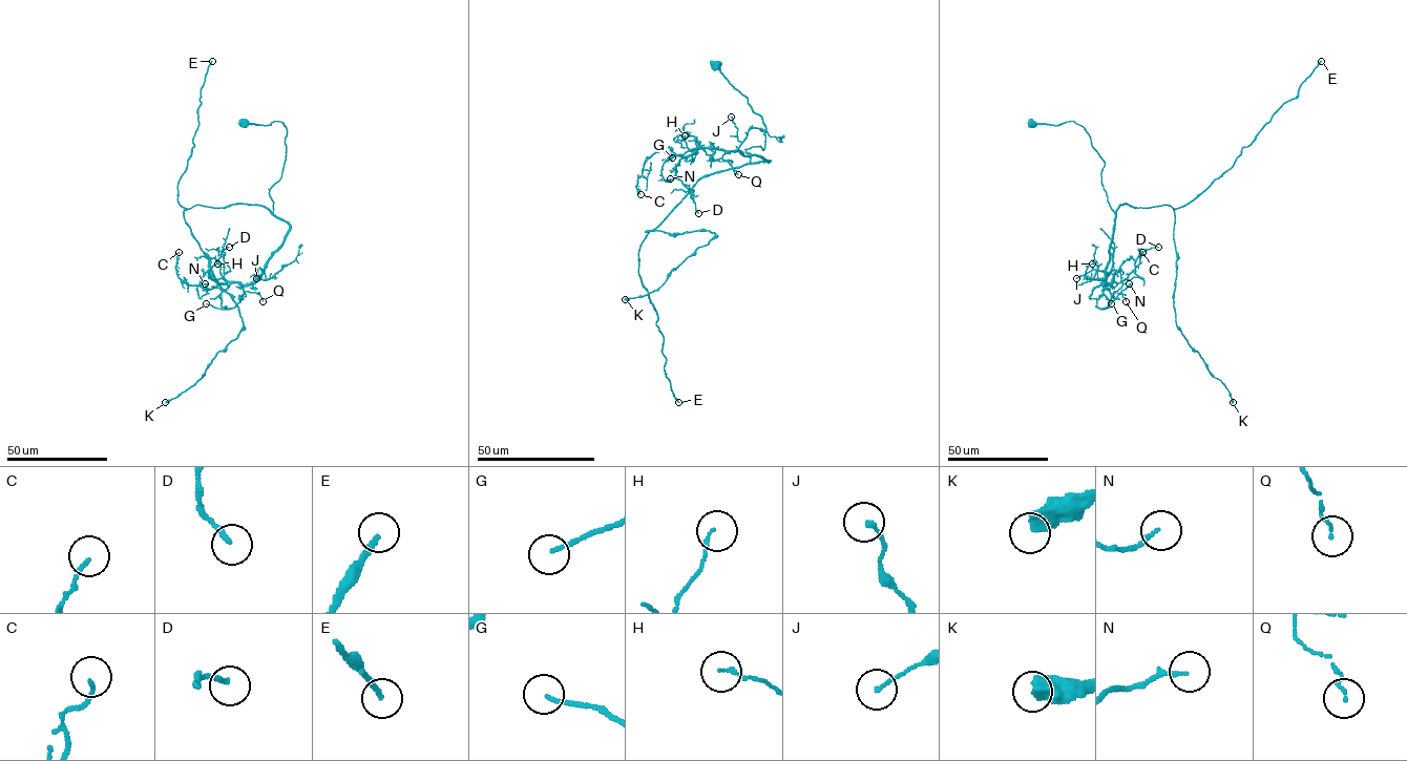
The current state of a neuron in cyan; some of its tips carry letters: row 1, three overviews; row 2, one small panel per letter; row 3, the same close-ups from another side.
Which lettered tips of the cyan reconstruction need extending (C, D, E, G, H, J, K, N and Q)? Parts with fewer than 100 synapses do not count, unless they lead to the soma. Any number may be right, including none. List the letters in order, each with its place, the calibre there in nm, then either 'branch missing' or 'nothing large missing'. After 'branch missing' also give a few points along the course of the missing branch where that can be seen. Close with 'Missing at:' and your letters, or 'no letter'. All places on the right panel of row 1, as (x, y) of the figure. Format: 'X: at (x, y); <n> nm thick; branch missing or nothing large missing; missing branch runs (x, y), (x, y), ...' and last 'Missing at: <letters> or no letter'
C: at (1142, 252); 120 nm thick; nothing large missing
D: at (1158, 247); 170 nm thick; nothing large missing
E: at (1321, 61); 170 nm thick; branch missing; missing branch runs (1321, 61), (1350, 7), (1341, 6), (1335, 19), (1318, 27), (1313, 50), (1304, 56), (1263, 0)
G: at (1111, 303); 120 nm thick; nothing large missing
H: at (1092, 263); 120 nm thick; nothing large missing
J: at (1076, 278); 130 nm thick; nothing large missing
K: at (1233, 402); 550 nm thick; nothing large missing
N: at (1129, 283); 130 nm thick; nothing large missing
Q: at (1126, 301); 100 nm thick; nothing large missing
Missing at: E

